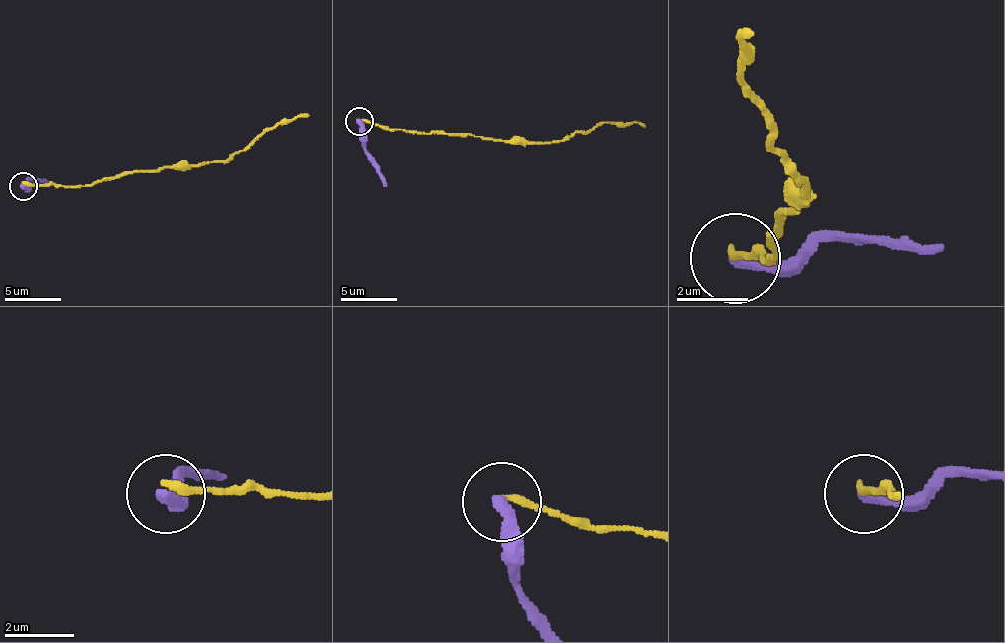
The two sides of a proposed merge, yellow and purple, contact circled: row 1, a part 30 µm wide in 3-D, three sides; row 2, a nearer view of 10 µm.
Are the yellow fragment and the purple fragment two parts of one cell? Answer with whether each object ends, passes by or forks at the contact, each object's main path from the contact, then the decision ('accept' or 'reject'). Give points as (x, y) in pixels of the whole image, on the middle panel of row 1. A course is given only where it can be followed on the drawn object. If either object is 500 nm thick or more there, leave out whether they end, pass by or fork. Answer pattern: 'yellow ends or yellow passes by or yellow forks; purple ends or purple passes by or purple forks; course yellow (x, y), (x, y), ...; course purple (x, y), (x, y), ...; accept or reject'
yellow ends; purple ends; course yellow (360, 120), (425, 131), (558, 143), (606, 123), (645, 126); course purple (360, 120), (360, 140), (385, 185); reject

